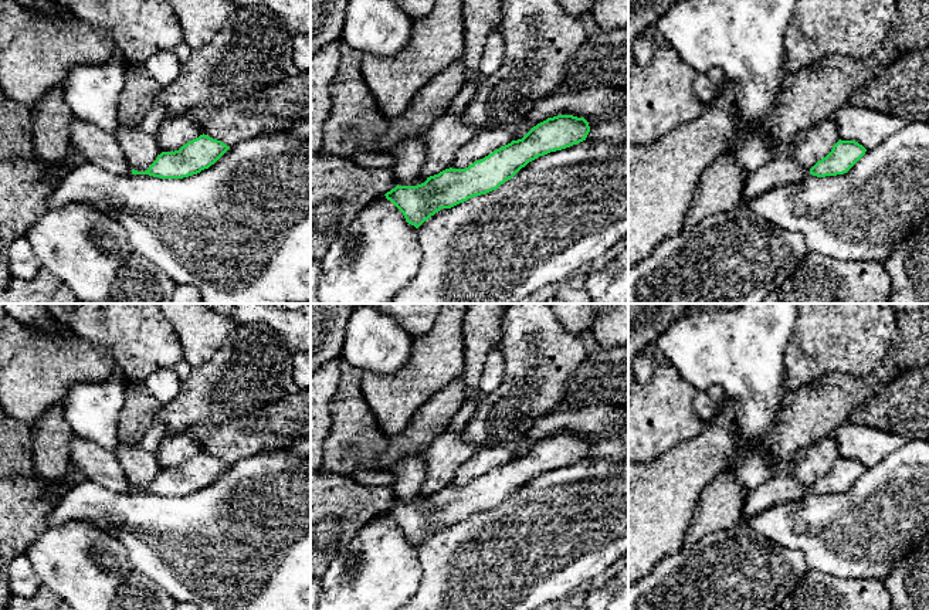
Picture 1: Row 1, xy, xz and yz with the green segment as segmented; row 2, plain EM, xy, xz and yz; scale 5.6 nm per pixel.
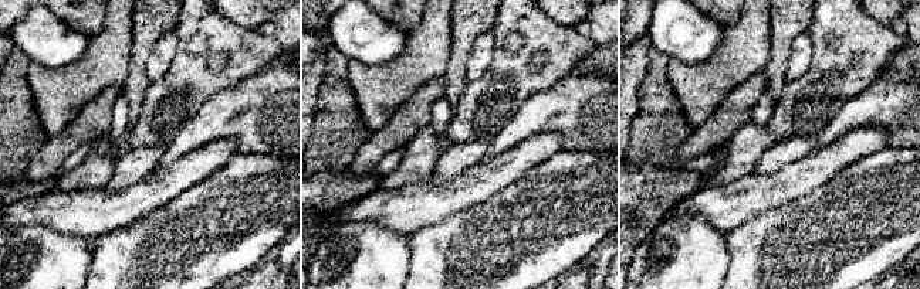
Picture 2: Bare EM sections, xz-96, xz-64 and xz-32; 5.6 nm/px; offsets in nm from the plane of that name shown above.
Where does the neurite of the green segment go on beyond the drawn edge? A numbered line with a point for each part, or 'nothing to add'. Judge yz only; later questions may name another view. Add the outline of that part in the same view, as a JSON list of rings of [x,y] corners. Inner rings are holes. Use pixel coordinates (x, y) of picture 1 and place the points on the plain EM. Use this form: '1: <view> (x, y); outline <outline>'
nothing to add

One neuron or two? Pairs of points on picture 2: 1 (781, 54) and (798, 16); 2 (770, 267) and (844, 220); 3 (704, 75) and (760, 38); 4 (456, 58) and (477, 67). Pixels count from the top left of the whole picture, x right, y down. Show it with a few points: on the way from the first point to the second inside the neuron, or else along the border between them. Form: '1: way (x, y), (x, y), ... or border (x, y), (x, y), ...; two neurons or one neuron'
1: way (781, 44), (782, 31), (788, 26); one neuron
2: way (788, 264), (812, 251), (825, 238); one neuron
3: way (719, 75), (746, 48); one neuron
4: border (484, 34), (474, 41), (469, 55), (467, 81); two neurons

